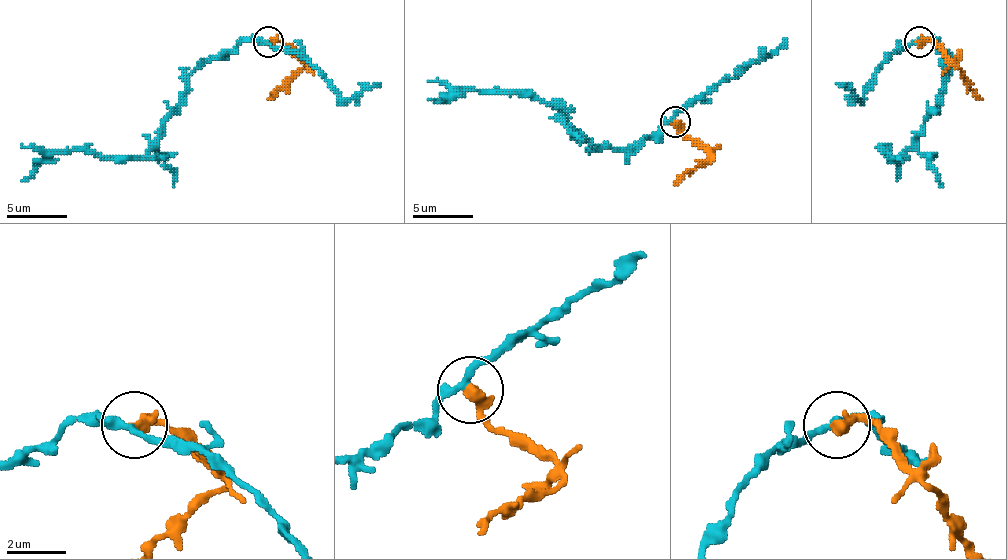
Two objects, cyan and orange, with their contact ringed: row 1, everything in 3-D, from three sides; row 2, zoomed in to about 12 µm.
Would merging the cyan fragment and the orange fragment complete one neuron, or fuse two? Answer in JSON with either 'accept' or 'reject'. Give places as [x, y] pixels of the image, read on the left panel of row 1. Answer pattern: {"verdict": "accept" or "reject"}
{"verdict": "accept"}

